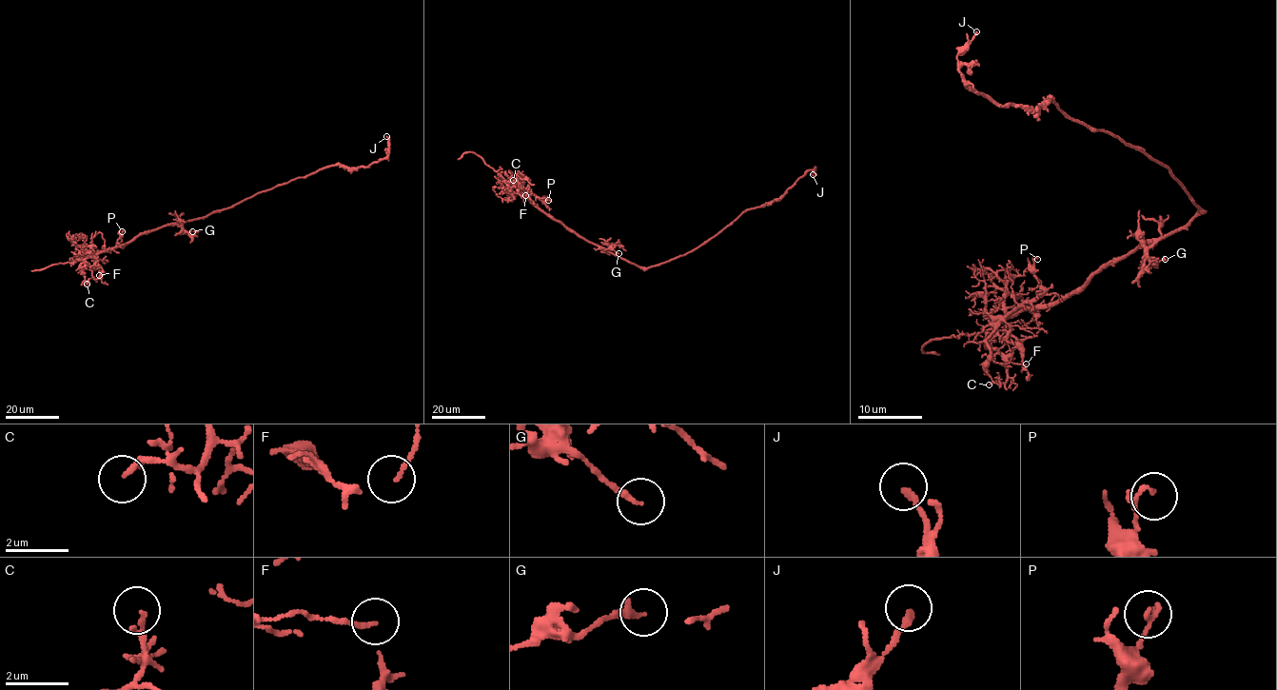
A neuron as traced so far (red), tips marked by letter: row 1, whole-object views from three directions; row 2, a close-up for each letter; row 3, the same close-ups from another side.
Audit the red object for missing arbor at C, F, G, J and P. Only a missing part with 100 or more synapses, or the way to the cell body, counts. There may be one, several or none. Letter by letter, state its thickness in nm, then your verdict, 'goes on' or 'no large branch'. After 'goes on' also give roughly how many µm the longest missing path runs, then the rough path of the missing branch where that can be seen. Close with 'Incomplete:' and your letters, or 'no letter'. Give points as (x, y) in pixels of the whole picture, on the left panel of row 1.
C: 180 nm | no large branch
F: 110 nm | no large branch
G: 220 nm | no large branch
J: 180 nm | no large branch
P: 70 nm | no large branch
Incomplete: no letter

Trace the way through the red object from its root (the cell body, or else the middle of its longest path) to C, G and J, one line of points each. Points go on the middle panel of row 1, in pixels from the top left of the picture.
C: (643, 267), (587, 241), (550, 218), (512, 183), (505, 183), (512, 187), (513, 180)
G: (643, 267), (612, 254), (607, 247), (618, 253)
J: (643, 267), (658, 266), (693, 250), (746, 210), (776, 201), (815, 167), (813, 174)

